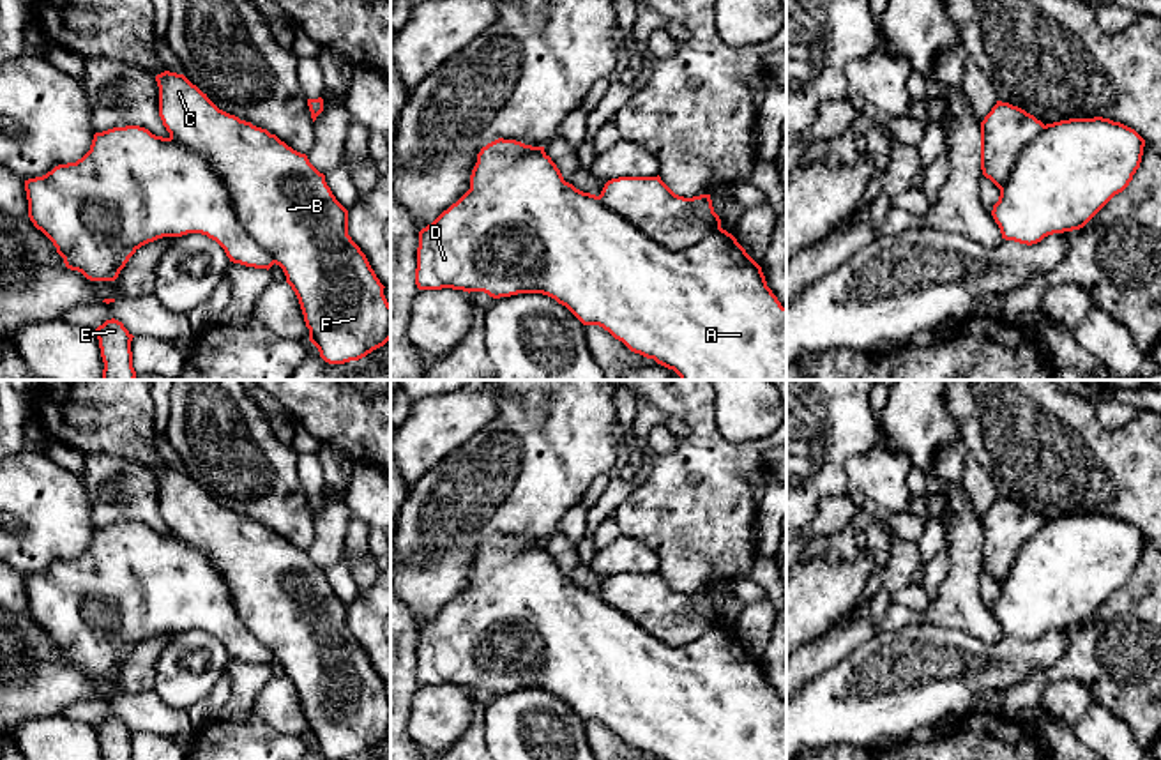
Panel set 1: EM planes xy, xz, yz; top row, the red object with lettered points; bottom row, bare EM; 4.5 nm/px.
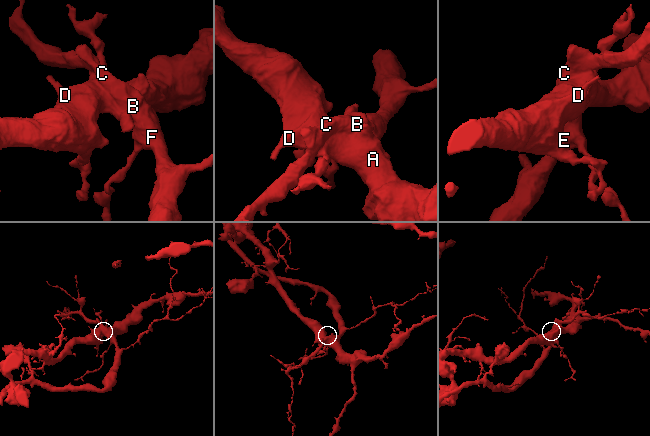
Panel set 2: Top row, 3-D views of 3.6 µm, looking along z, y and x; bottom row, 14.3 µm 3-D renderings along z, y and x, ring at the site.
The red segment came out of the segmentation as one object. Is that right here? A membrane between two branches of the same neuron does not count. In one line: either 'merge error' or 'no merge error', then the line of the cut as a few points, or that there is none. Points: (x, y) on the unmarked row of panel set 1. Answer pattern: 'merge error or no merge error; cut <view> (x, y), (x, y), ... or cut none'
merge error; cut xy (170, 532), (207, 555), (225, 582), (239, 619), (274, 658)

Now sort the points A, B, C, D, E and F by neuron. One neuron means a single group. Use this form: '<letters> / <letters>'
A D E / B C F

